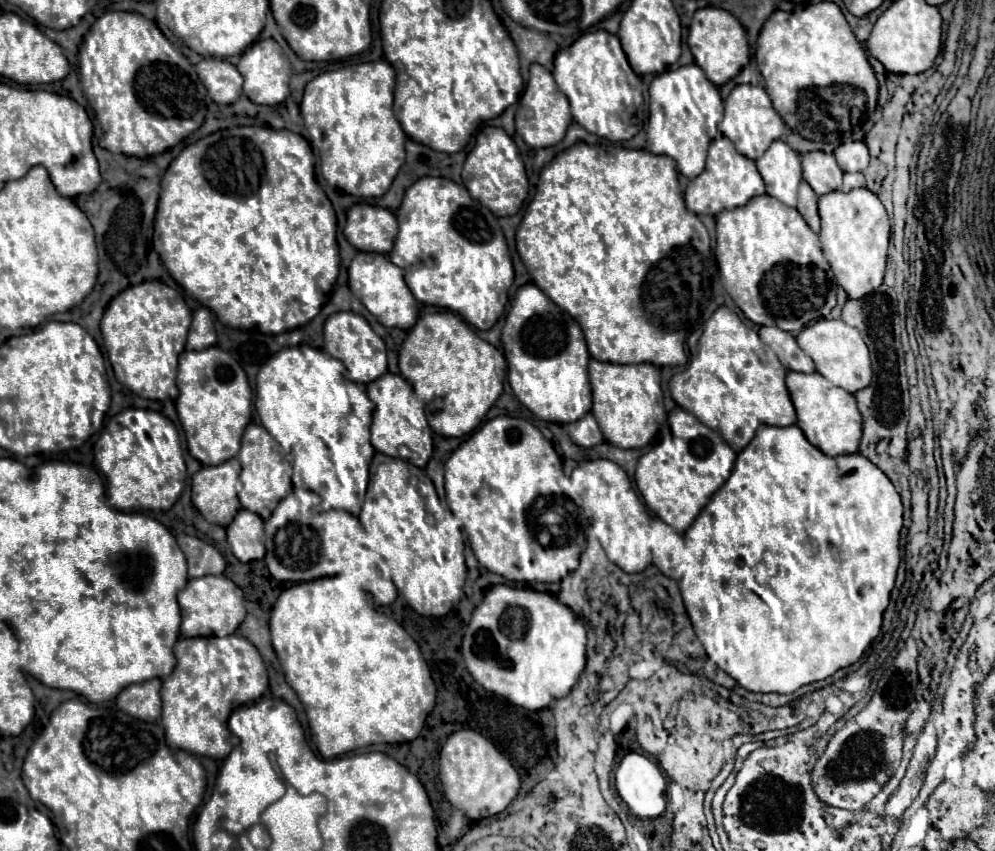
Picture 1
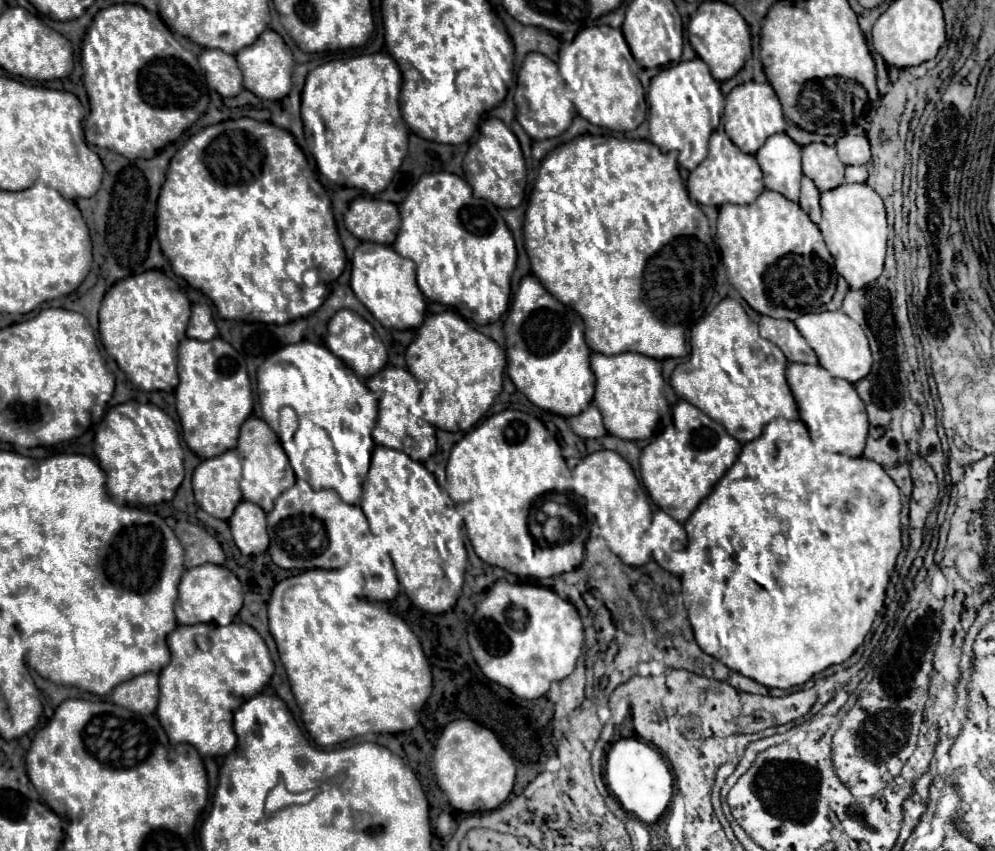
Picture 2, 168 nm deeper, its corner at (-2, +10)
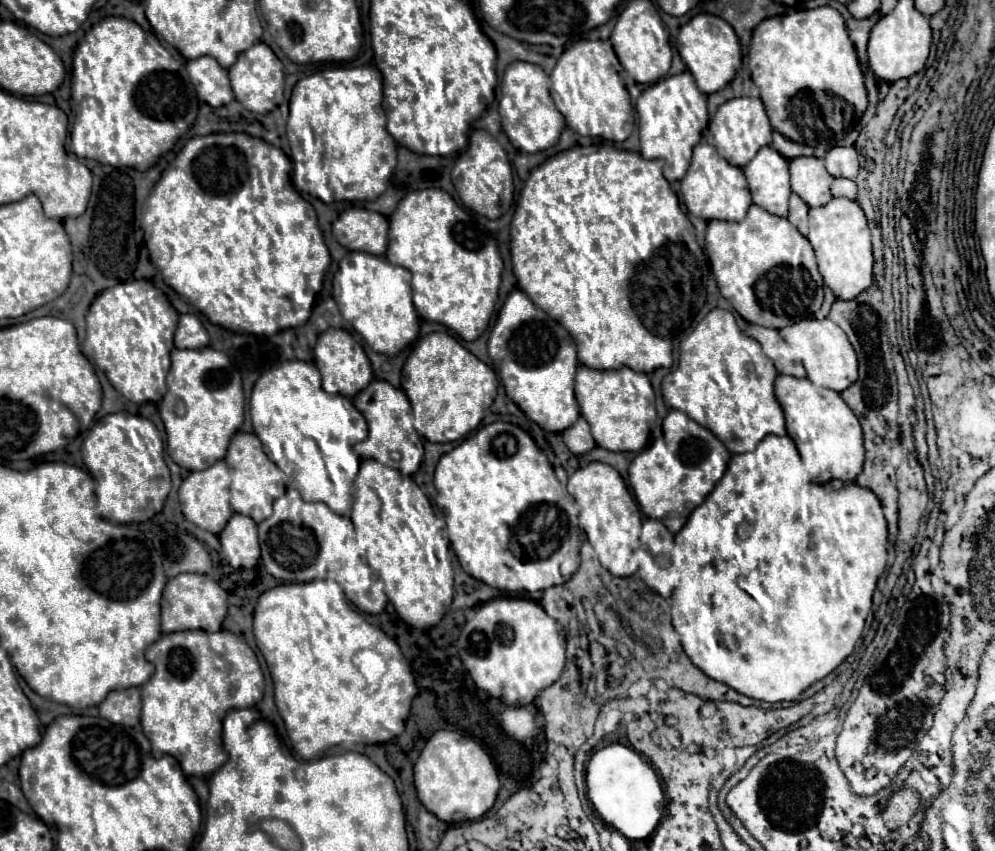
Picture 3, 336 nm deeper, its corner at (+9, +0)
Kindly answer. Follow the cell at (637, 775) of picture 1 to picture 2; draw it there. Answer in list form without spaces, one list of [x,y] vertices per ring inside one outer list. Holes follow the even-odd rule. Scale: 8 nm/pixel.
[[[621,738],[611,746],[607,752],[605,782],[621,806],[645,824],[653,824],[665,812],[673,794],[673,776],[667,762],[653,746],[637,738]]]

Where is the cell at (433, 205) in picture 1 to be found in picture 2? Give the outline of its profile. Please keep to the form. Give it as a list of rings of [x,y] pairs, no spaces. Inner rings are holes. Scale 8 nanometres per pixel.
[[[449,172],[423,174],[399,204],[401,230],[393,248],[417,264],[417,282],[425,298],[451,306],[475,324],[497,322],[509,306],[509,282],[515,270],[515,242],[499,210],[473,196],[471,186]]]

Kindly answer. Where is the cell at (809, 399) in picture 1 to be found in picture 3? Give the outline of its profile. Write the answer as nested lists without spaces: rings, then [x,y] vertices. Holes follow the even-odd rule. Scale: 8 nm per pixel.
[[[784,374],[776,378],[774,392],[786,416],[788,436],[796,442],[810,478],[814,482],[826,482],[830,478],[854,482],[864,464],[862,428],[842,396],[834,390],[812,384],[808,378],[794,378]]]

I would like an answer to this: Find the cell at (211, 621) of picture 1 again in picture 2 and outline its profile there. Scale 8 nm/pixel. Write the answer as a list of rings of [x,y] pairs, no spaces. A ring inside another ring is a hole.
[[[203,564],[183,572],[179,584],[179,604],[175,604],[175,616],[179,624],[213,622],[219,626],[227,626],[233,622],[241,606],[243,606],[241,582],[227,568],[217,564]]]

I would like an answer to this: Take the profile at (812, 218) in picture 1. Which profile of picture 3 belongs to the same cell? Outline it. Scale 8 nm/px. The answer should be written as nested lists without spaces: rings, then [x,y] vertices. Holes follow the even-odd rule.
[[[798,194],[790,196],[788,220],[800,230],[800,234],[804,234],[804,236],[808,234],[808,204]]]

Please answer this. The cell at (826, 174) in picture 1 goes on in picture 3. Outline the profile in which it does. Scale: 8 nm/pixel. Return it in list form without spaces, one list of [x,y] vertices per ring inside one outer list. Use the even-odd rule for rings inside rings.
[[[800,156],[790,160],[792,190],[808,206],[824,206],[832,200],[830,184],[832,176],[824,170],[824,160],[814,156]]]

